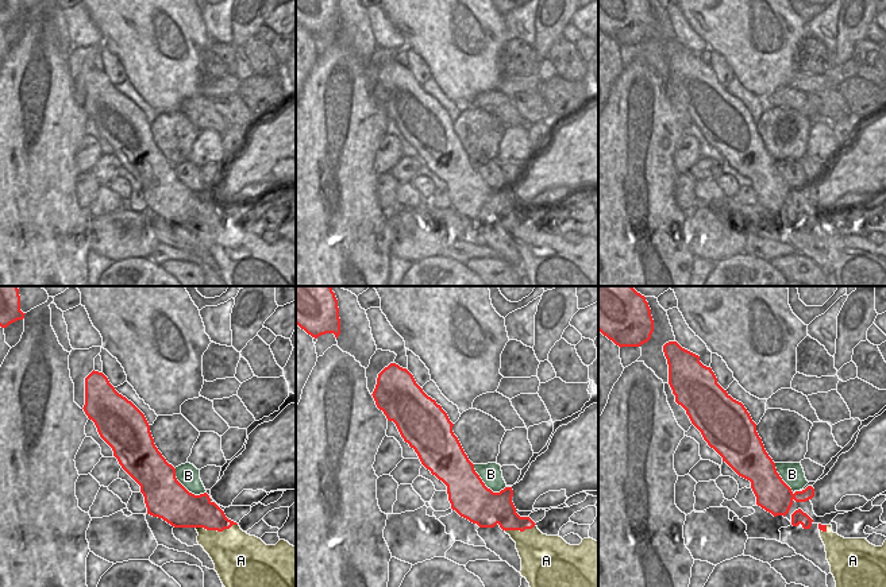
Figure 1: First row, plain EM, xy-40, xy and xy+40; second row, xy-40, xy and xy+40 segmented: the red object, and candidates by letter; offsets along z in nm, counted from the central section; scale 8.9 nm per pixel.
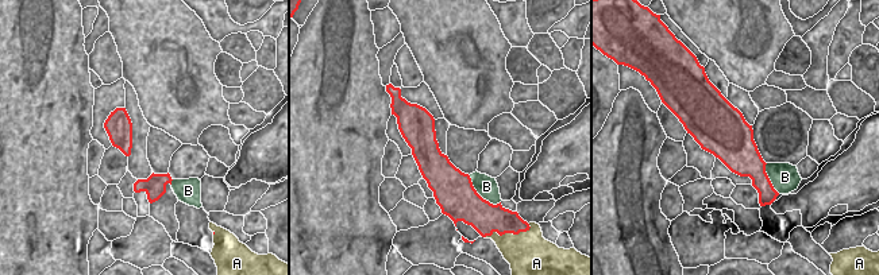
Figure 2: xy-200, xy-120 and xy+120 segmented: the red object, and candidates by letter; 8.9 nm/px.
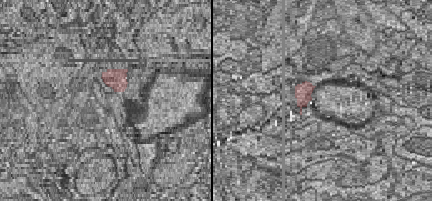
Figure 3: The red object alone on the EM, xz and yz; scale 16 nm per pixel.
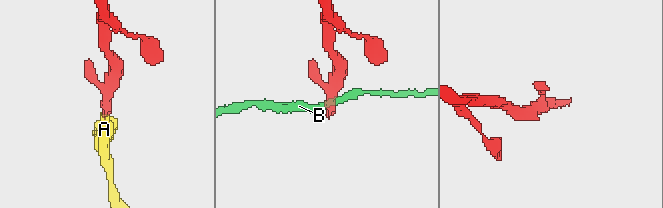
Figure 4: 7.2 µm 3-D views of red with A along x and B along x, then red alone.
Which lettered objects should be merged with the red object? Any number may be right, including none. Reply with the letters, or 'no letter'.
A

